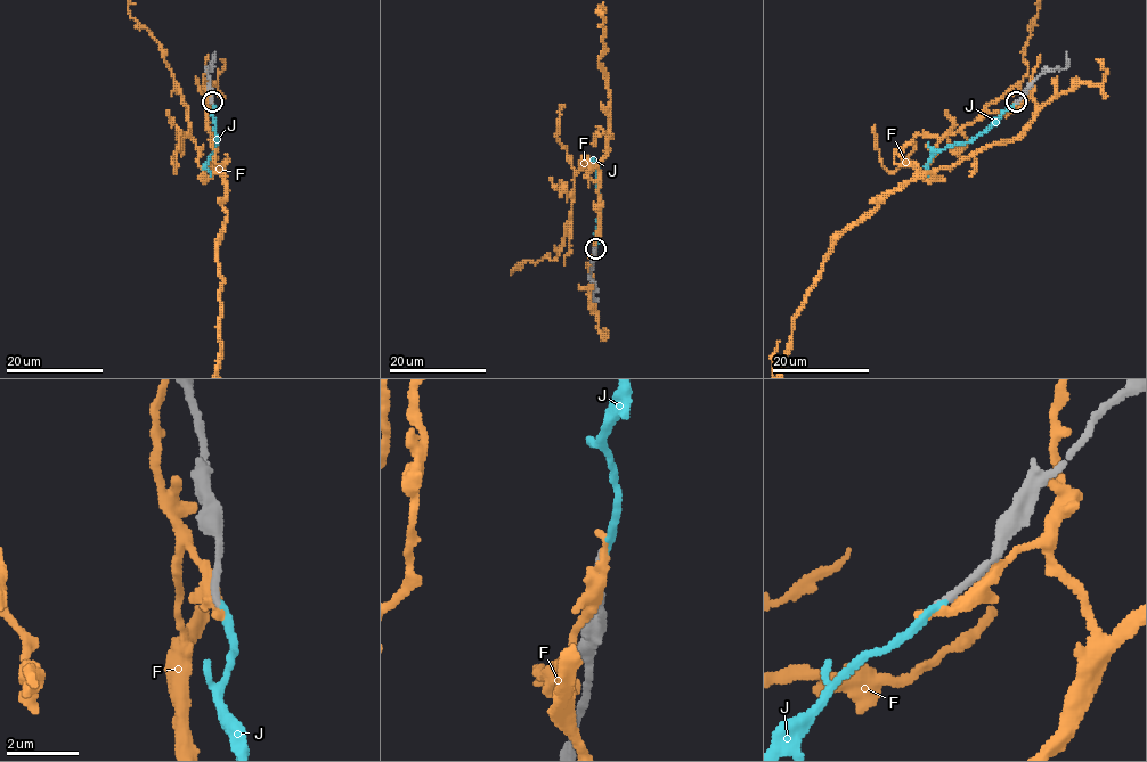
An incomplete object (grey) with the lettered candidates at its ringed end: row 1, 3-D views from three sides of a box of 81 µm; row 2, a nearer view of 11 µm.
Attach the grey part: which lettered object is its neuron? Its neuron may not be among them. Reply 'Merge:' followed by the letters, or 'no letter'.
Merge: J

